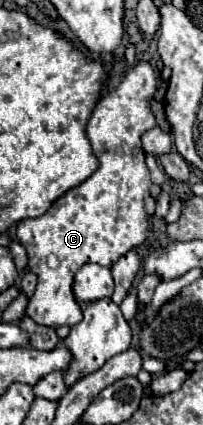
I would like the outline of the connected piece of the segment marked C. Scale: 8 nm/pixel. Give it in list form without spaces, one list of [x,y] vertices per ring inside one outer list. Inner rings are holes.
[[[139,62],[113,92],[105,92],[85,130],[99,168],[83,184],[57,198],[43,216],[17,224],[17,238],[29,254],[27,266],[39,278],[35,294],[27,304],[27,316],[33,322],[53,328],[81,322],[83,314],[71,290],[75,272],[87,262],[111,268],[123,254],[145,242],[147,214],[143,210],[143,198],[149,194],[151,180],[139,138],[155,126],[155,116],[149,110],[149,100],[157,90],[155,86],[153,66]]]

